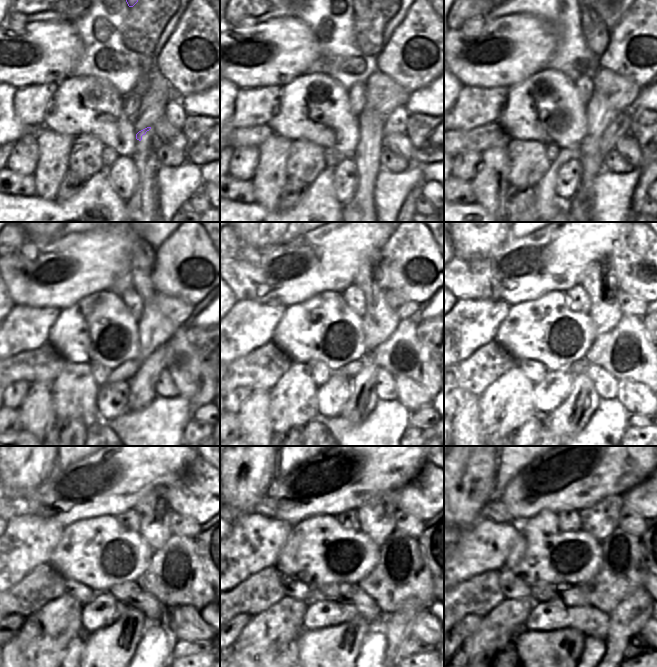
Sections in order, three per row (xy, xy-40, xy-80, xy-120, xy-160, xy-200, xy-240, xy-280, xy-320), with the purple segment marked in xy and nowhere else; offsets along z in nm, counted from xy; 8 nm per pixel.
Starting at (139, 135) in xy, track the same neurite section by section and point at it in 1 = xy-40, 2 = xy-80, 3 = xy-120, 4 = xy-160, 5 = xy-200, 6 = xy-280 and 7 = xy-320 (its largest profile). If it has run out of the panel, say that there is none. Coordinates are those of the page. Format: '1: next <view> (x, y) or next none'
1: next xy-40 (368, 120)
2: next xy-80 (599, 114)
3: next xy-120 (154, 329)
4: next xy-160 (379, 322)
5: next xy-200 (604, 312)
6: next xy-280 (377, 517)
7: next xy-320 (599, 520)

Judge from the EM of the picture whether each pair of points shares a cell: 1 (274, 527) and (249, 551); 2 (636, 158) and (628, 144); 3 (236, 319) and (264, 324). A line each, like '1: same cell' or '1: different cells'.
1: same cell
2: same cell
3: same cell

